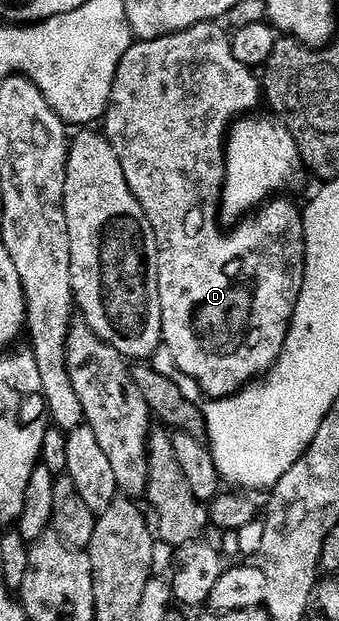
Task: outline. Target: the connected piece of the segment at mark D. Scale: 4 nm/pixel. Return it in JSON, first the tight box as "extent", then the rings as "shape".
{"extent":[102,22,306,399],"shape":[[[203,22],[198,24],[194,28],[186,28],[182,32],[177,34],[167,34],[161,38],[155,38],[149,42],[137,41],[126,52],[126,56],[122,56],[122,60],[118,64],[118,72],[116,73],[116,79],[114,80],[114,88],[112,89],[112,95],[108,101],[108,111],[104,113],[102,119],[102,133],[108,142],[114,148],[114,152],[118,152],[118,164],[122,164],[122,172],[126,172],[126,184],[130,184],[130,192],[134,192],[134,196],[138,200],[138,204],[142,204],[142,212],[146,212],[146,220],[150,220],[150,228],[154,228],[154,240],[158,244],[158,300],[162,300],[162,332],[164,333],[163,345],[170,352],[173,362],[176,364],[176,369],[182,371],[186,376],[193,378],[198,385],[200,385],[201,395],[207,396],[209,399],[213,398],[231,398],[232,395],[238,391],[244,389],[245,386],[257,381],[261,376],[268,373],[273,366],[276,365],[276,361],[280,358],[282,348],[286,344],[286,336],[288,335],[288,329],[292,323],[292,317],[296,311],[296,305],[298,304],[298,296],[302,292],[302,284],[304,283],[304,261],[306,260],[306,244],[304,243],[304,216],[301,207],[295,206],[292,202],[276,202],[280,200],[269,200],[259,207],[255,212],[248,215],[247,218],[235,223],[231,227],[232,230],[229,234],[223,234],[221,223],[218,221],[220,216],[220,194],[224,190],[224,148],[226,145],[226,135],[232,128],[233,122],[241,116],[248,116],[253,113],[252,110],[259,102],[262,102],[262,82],[259,77],[254,75],[253,67],[246,64],[238,64],[238,60],[234,60],[234,52],[232,51],[232,39],[229,31],[225,29],[223,25],[216,22]]]}

